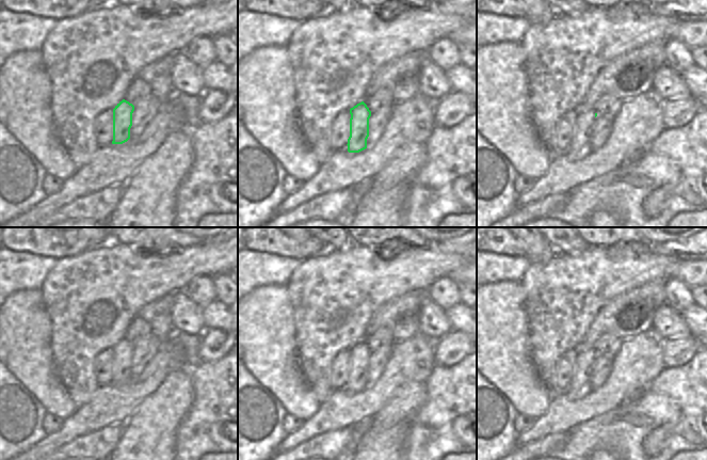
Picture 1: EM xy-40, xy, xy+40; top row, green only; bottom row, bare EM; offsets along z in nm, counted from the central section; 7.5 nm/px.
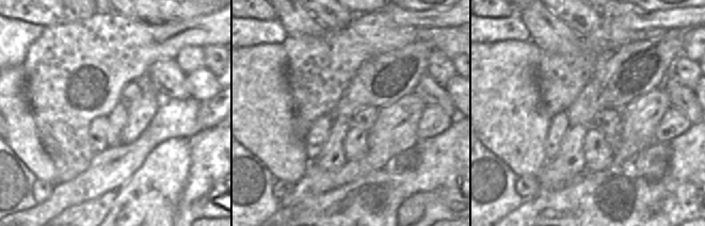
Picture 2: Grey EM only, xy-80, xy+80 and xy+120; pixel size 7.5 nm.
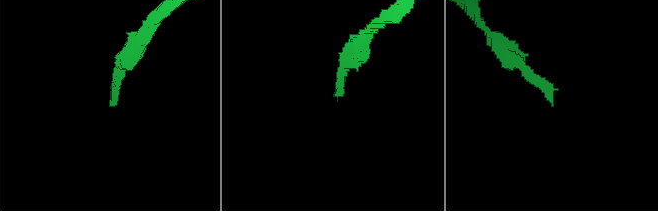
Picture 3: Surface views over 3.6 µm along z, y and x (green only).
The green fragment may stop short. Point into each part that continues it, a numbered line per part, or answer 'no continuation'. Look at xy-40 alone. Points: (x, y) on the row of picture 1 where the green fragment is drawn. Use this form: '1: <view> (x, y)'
no continuation

